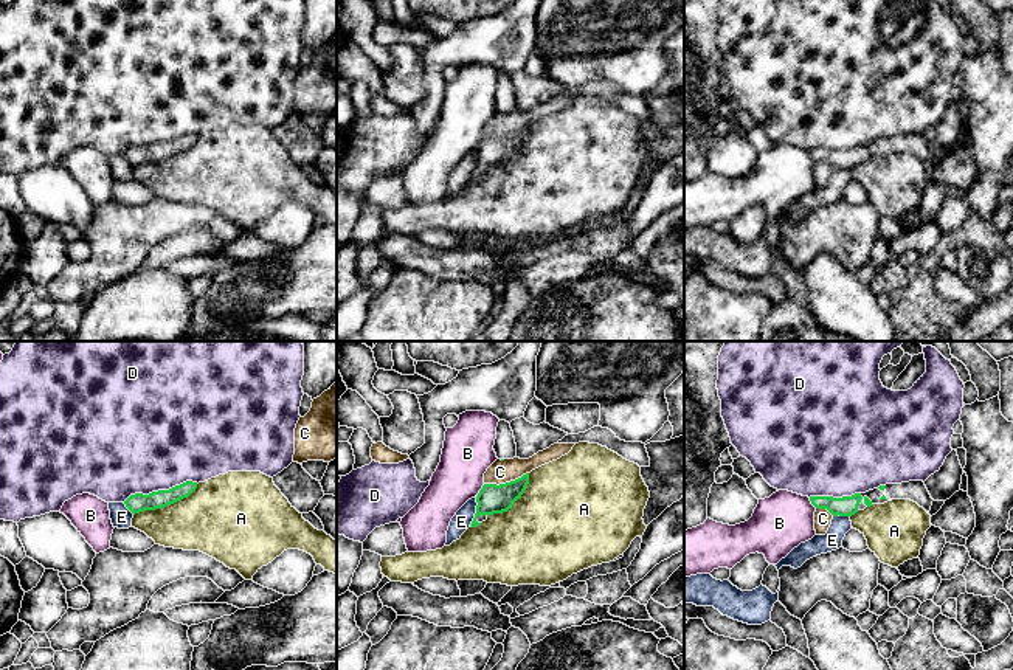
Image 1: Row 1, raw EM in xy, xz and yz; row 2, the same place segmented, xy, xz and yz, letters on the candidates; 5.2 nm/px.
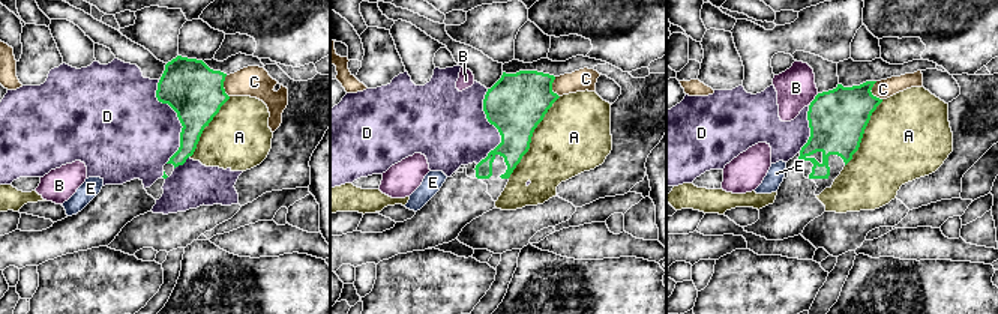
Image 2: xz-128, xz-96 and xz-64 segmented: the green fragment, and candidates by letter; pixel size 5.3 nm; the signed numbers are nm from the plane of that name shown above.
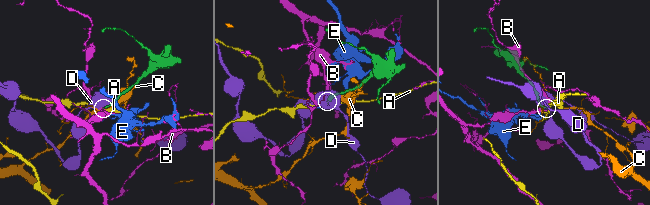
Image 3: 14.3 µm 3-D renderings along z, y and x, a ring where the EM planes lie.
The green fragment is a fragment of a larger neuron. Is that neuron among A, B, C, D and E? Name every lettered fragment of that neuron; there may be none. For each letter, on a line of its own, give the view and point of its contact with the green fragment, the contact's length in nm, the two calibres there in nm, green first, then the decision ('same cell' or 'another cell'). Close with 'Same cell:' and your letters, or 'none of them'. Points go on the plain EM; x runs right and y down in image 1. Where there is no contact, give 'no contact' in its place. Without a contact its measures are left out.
A: contact xy (166, 157); length 380 nm; calibres 100 and 340 nm; another cell
B: contact xz (480, 143); length 80 nm; calibres 150 and 260 nm; another cell
C: contact xz (506, 135); length 240 nm; calibres 150 and 120 nm; another cell
D: contact xy (160, 143); length 400 nm; calibres 100 and 500 nm; another cell
E: contact xz (477, 163); length 160 nm; calibres 150 and 100 nm; another cell
Same cell: none of them

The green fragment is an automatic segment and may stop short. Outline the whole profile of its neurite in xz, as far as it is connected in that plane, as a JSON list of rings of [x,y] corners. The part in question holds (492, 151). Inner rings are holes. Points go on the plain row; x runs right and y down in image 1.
[[[529,126],[506,136],[484,136],[476,149],[476,166],[472,180],[479,178],[476,174],[481,168],[503,166],[512,161],[513,155],[521,150],[529,136]]]

